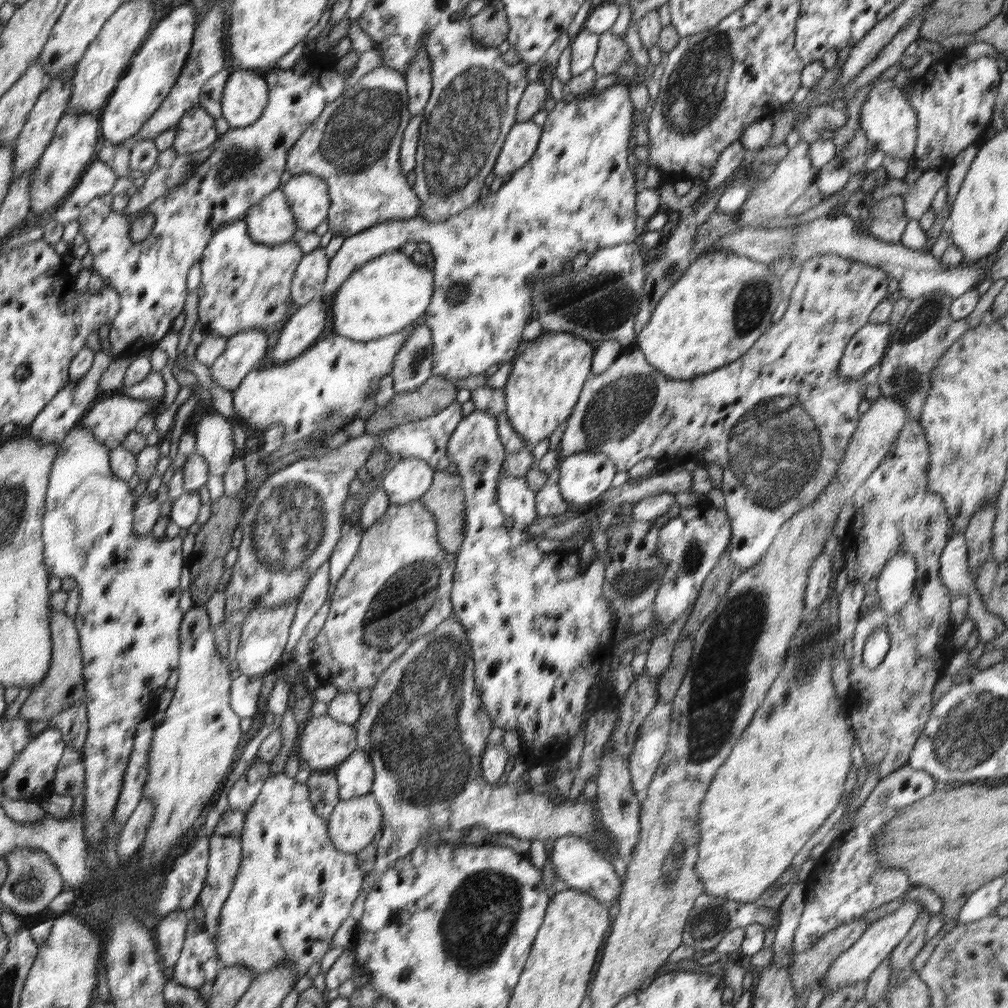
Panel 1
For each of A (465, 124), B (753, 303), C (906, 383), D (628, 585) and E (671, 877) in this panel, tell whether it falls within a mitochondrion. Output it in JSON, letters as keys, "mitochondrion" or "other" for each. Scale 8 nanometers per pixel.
{"A":"mitochondrion","B":"mitochondrion","C":"mitochondrion","D":"mitochondrion","E":"mitochondrion"}

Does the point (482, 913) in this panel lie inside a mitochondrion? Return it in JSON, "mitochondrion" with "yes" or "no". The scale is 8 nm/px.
{"mitochondrion":"yes"}

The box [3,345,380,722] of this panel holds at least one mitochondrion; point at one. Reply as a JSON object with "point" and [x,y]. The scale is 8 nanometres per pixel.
{"point":[288,527]}

